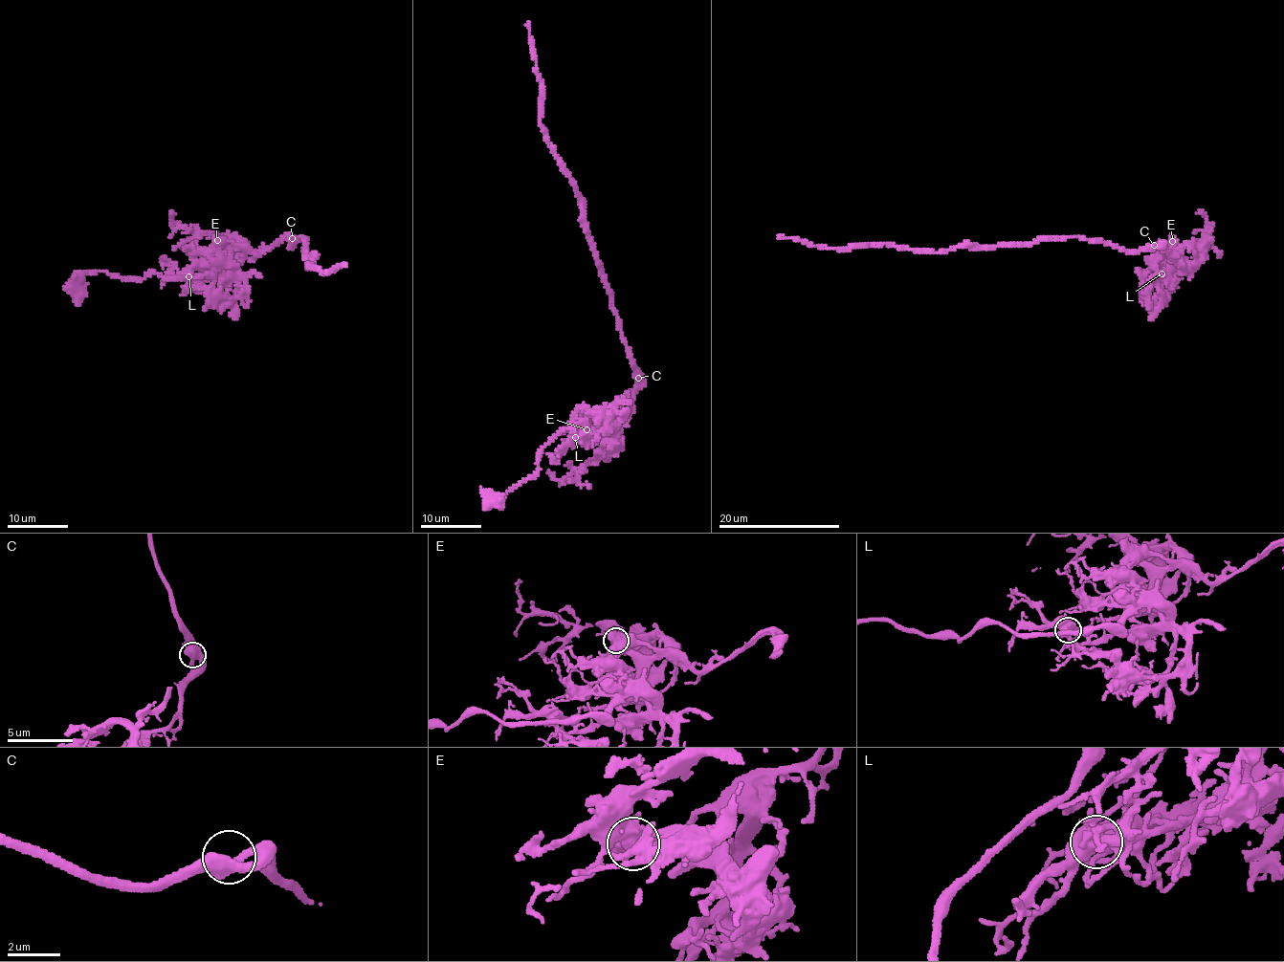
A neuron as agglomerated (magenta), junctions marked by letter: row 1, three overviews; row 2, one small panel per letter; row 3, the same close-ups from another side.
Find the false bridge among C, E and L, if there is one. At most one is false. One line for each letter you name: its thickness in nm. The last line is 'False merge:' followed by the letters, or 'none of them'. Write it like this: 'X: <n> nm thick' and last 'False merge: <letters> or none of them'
E: 650 nm thick
False merge: E

